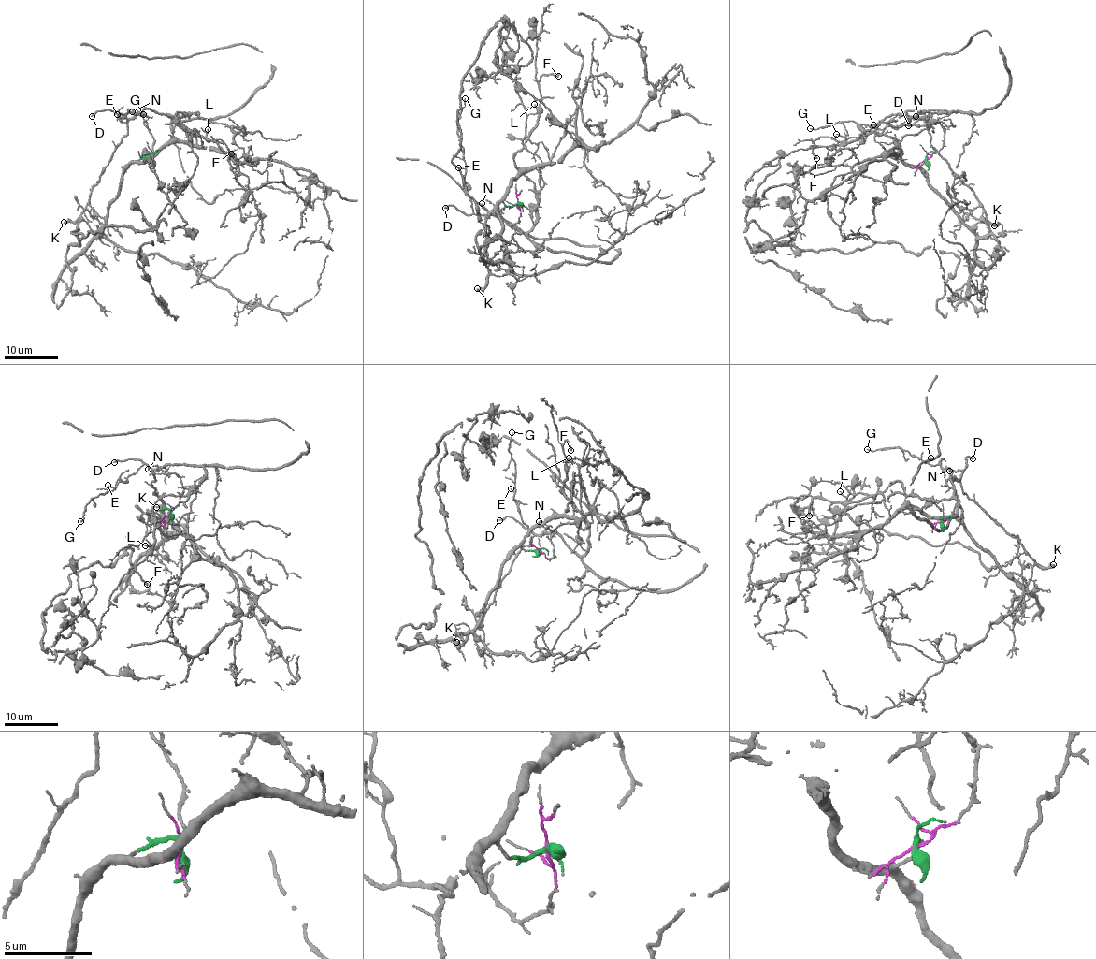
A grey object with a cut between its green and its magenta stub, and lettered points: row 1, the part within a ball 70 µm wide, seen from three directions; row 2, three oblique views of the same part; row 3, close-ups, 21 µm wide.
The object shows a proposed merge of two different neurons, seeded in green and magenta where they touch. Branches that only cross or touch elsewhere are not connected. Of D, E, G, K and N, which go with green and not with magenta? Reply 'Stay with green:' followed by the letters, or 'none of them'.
Stay with green: none of them

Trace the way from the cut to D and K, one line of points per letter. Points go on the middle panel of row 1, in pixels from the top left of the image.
D: (518, 202), (519, 220), (510, 225), (499, 216), (463, 213), (447, 205), (444, 208)
K: (518, 202), (515, 224), (484, 214), (485, 262), (490, 269), (485, 286), (477, 288)

